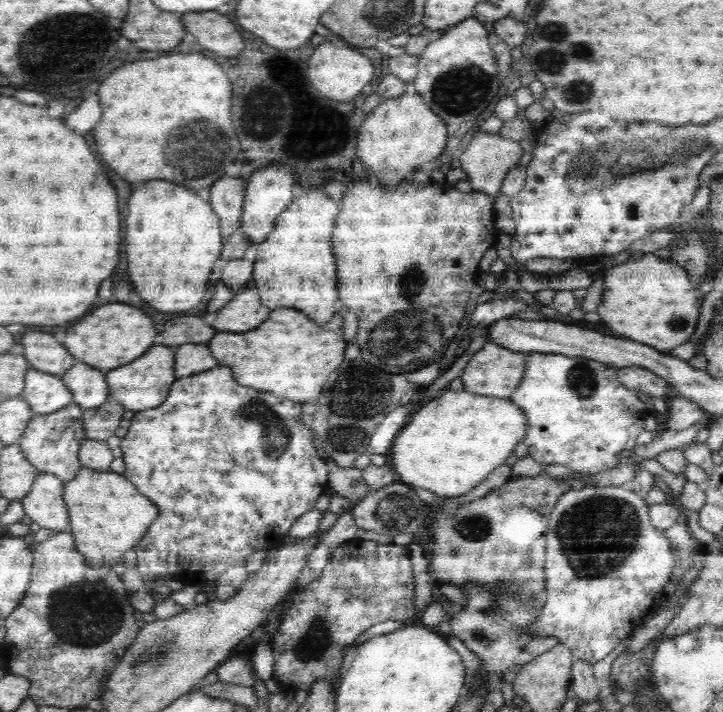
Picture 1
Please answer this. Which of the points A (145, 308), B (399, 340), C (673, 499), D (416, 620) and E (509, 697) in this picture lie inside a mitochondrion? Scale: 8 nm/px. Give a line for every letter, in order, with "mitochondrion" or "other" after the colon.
A: other
B: mitochondrion
C: other
D: other
E: other

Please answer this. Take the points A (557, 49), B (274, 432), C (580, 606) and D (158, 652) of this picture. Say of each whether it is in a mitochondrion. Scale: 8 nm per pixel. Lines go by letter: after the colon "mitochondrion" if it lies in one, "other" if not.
A: mitochondrion
B: mitochondrion
C: other
D: mitochondrion

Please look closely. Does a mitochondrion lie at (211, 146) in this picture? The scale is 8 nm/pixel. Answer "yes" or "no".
yes

